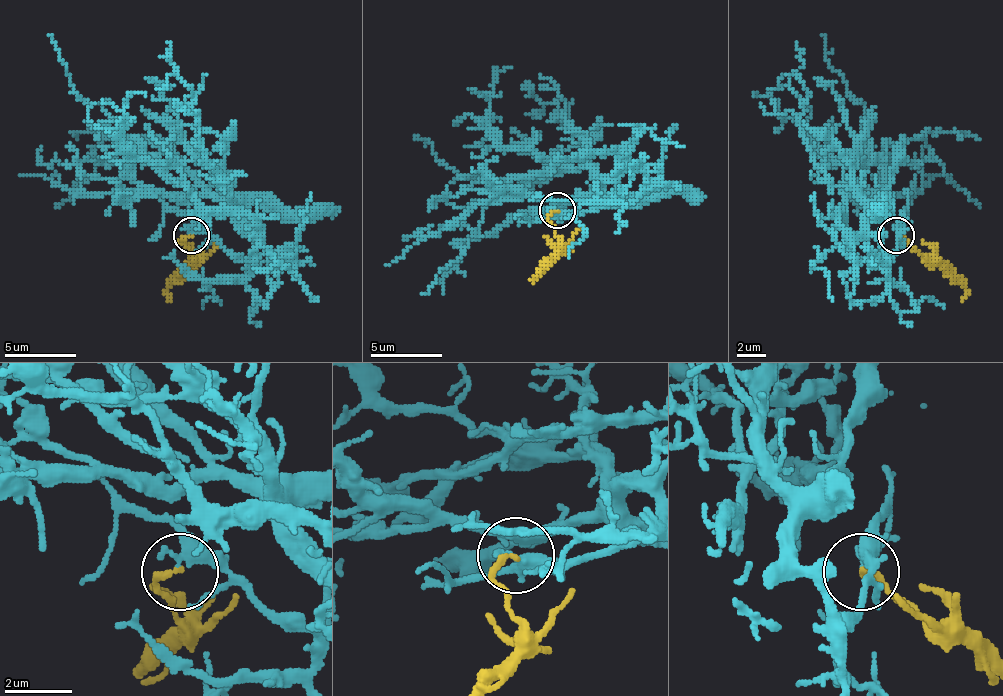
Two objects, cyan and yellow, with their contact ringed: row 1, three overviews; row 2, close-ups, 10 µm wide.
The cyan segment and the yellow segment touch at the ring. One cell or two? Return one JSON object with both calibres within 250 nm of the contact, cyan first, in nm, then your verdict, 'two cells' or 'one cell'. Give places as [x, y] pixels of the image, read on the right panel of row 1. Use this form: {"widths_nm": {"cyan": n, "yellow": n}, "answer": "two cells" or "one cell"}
{"widths_nm": {"cyan": 280, "yellow": 180}, "answer": "one cell"}

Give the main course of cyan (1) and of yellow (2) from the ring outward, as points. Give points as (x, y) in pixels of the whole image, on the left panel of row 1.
1: (192, 233), (210, 233), (246, 258), (253, 247), (232, 193), (206, 168), (153, 164), (74, 89), (48, 35)
2: (192, 236), (181, 240), (192, 261), (167, 290), (171, 301)

